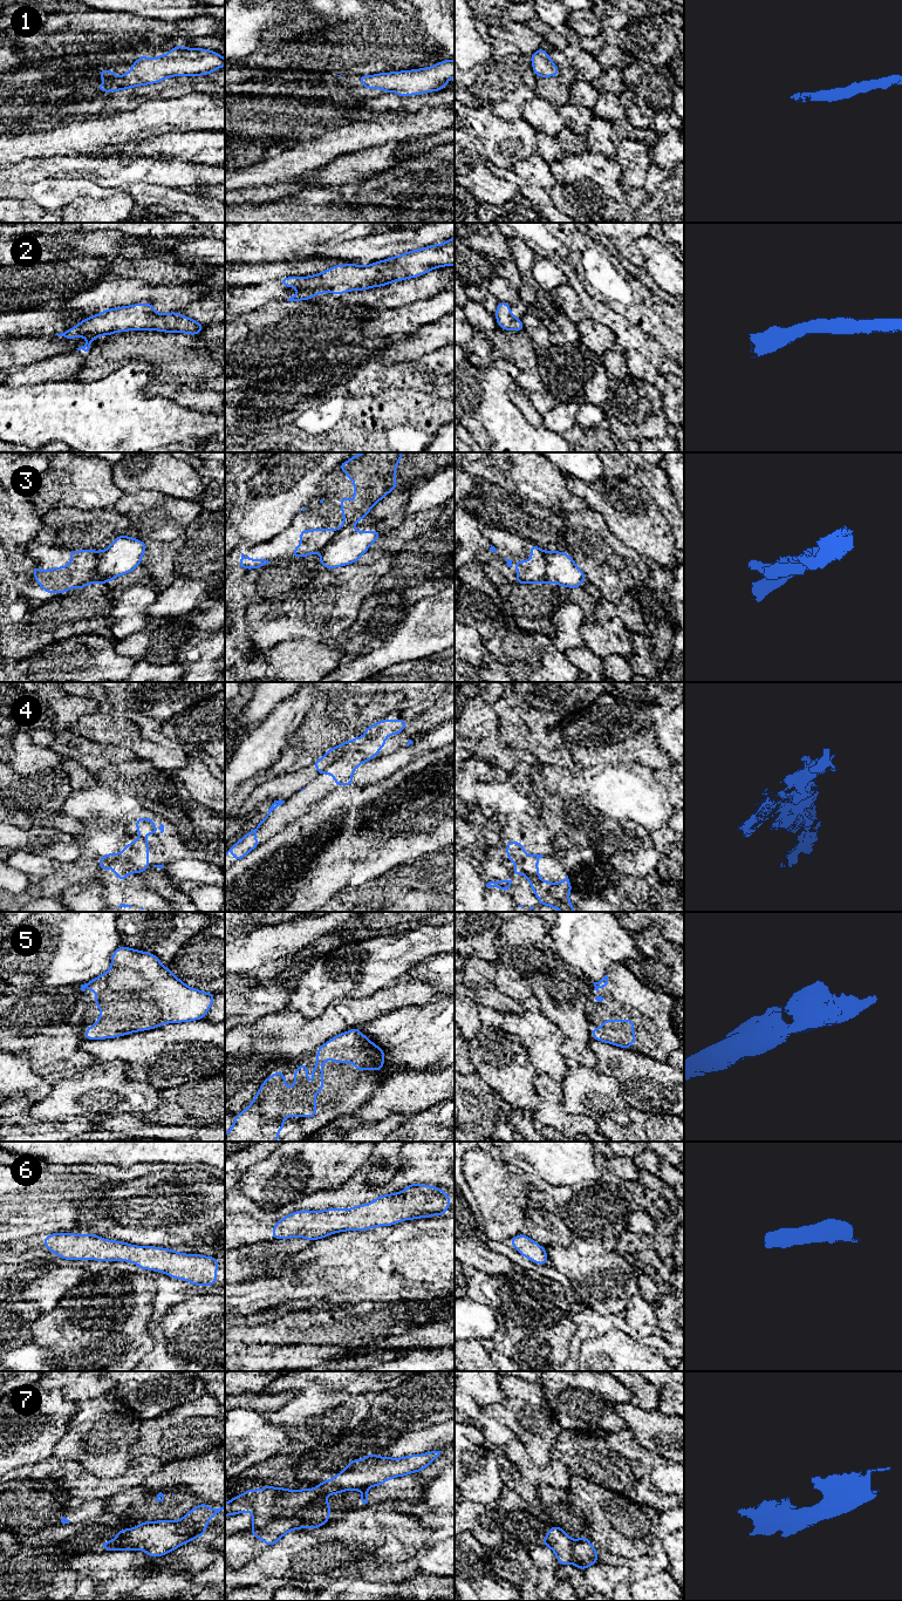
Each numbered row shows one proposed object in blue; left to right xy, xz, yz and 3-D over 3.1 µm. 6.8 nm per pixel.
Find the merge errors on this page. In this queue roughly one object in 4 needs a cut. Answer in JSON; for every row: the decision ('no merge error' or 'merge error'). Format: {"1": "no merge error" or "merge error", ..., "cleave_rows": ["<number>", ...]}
{"1": "no merge error", "2": "no merge error", "3": "merge error", "4": "merge error", "5": "no merge error", "6": "no merge error", "7": "no merge error", "cleave_rows": ["3", "4"]}

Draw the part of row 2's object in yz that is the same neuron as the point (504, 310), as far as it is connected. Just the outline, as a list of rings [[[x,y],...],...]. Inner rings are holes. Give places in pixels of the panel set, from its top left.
[[[499,301],[494,313],[498,326],[506,331],[524,331],[524,325],[519,318],[515,318],[508,304]]]

